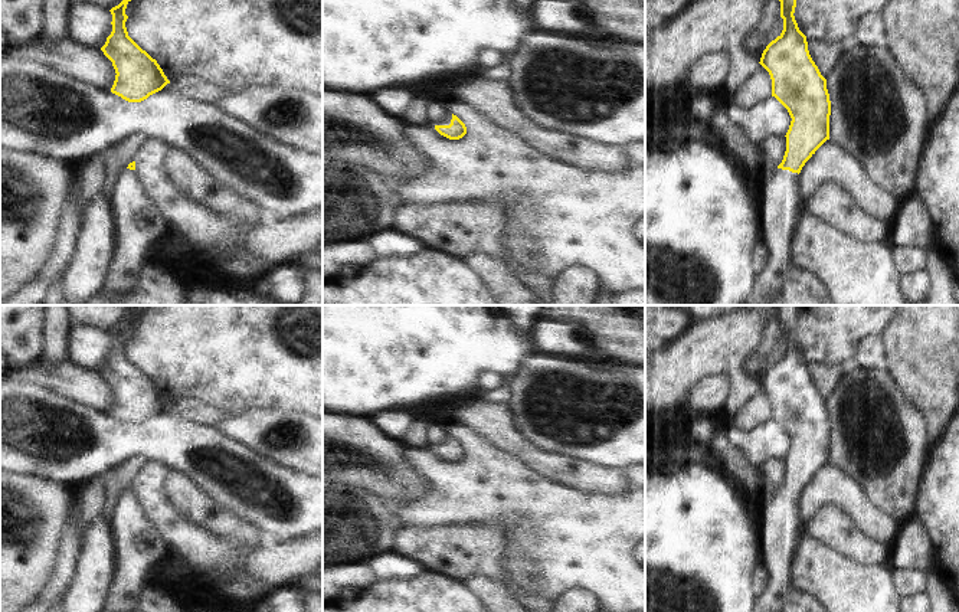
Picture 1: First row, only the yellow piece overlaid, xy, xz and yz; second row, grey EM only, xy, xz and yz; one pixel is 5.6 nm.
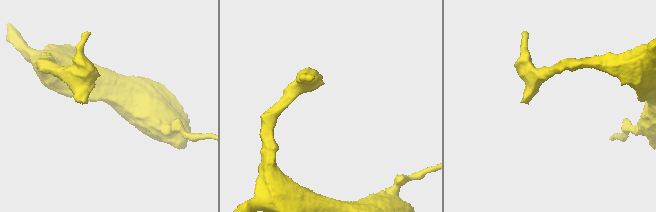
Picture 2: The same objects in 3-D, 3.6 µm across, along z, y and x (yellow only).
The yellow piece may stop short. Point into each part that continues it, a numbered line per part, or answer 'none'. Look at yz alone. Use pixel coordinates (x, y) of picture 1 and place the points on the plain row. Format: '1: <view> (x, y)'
1: yz (778, 520)

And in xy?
1: xy (141, 546)

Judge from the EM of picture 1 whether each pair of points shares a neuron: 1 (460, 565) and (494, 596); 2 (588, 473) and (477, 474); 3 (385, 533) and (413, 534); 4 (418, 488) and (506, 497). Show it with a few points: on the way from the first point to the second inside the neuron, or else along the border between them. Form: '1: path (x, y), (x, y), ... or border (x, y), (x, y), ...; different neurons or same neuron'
1: border (467, 581), (494, 578), (507, 586); different neurons
2: border (511, 454), (516, 454), (543, 474), (572, 486); different neurons
3: border (405, 524), (398, 533), (393, 549); different neurons
4: border (411, 461), (429, 490), (399, 506); different neurons

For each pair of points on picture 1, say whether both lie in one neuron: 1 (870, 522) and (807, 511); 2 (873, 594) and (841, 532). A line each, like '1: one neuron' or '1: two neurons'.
1: one neuron
2: two neurons

